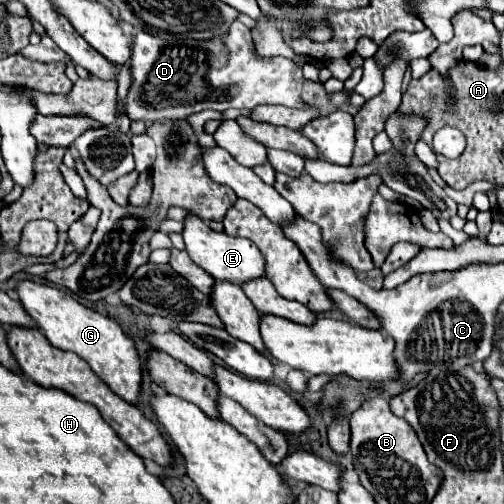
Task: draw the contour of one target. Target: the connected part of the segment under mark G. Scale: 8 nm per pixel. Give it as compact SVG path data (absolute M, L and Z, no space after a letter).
M22 279L16 283L14 291L18 293L18 299L26 313L36 321L40 331L54 347L78 353L114 393L118 393L124 401L136 403L142 381L138 353L134 341L120 329L120 325L114 319L108 319L98 311L84 307L66 291L52 285Z

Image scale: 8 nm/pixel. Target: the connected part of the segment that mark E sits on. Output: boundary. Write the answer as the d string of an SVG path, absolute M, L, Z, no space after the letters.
M188 211L184 223L184 245L186 245L186 253L190 255L190 259L202 267L204 271L208 271L212 277L216 279L226 279L232 283L244 283L250 281L254 277L262 277L264 275L264 257L260 253L260 249L256 249L256 245L252 245L252 241L244 239L244 237L230 237L228 233L218 233L214 229L210 229L206 225L206 221L202 221L196 213Z

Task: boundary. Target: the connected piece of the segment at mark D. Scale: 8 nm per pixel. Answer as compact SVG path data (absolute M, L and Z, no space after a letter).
M238 21L230 25L224 37L212 37L196 43L182 37L160 39L148 33L136 33L132 49L132 77L134 83L130 87L124 109L128 111L130 119L142 119L146 123L162 119L184 119L190 113L198 113L204 109L252 109L256 105L316 109L322 115L328 115L344 107L350 95L358 93L364 99L372 99L384 87L382 71L378 69L374 59L366 59L362 79L354 89L328 93L322 83L306 79L300 67L290 59L256 57L250 29Z

